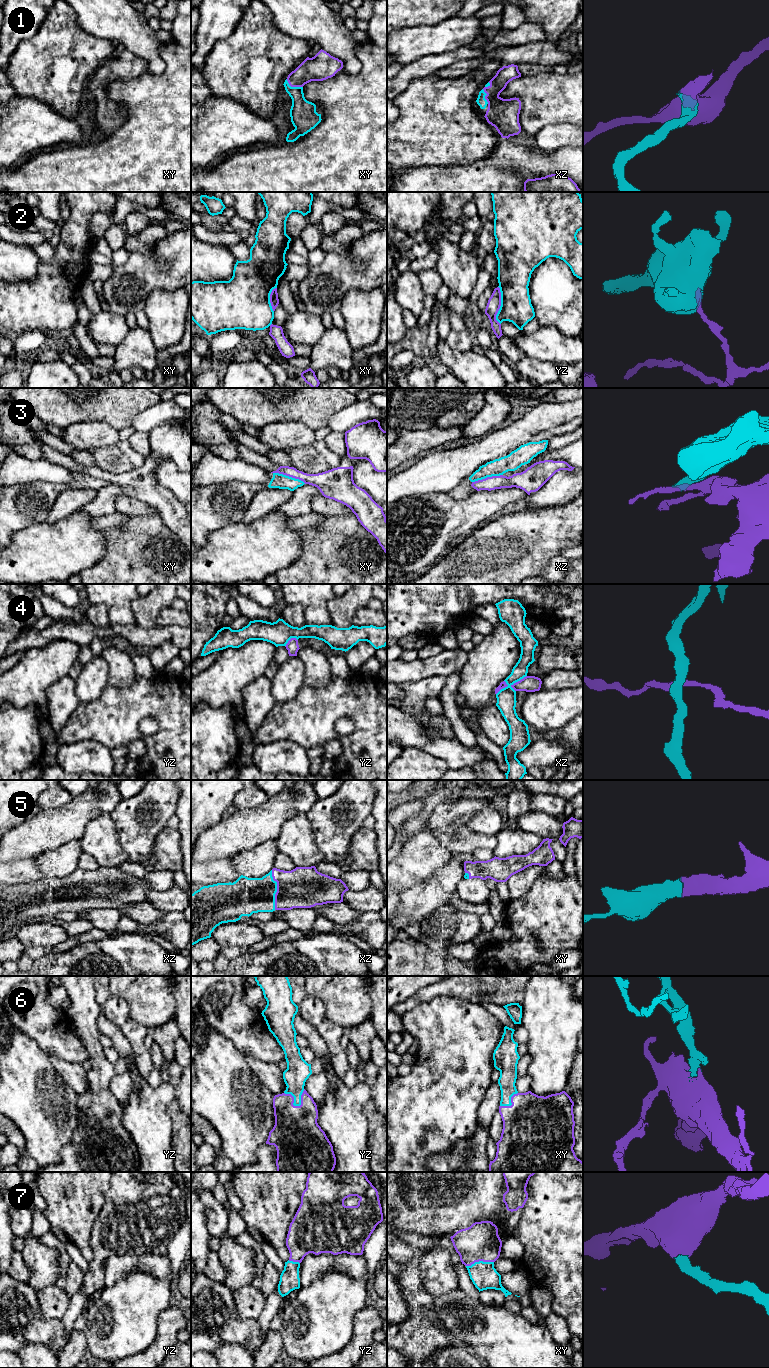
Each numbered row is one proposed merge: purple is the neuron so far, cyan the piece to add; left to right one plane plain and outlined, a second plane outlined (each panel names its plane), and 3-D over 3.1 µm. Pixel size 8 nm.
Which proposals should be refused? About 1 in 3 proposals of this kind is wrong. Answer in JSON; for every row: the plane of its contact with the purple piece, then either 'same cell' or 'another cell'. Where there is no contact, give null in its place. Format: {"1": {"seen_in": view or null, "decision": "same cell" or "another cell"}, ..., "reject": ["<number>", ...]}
{"1": {"seen_in": "xy", "decision": "same cell"}, "2": {"seen_in": "yz", "decision": "another cell"}, "3": {"seen_in": "xy", "decision": "another cell"}, "4": {"seen_in": "xz", "decision": "another cell"}, "5": {"seen_in": "xz", "decision": "same cell"}, "6": {"seen_in": "yz", "decision": "same cell"}, "7": {"seen_in": "xy", "decision": "same cell"}, "reject": ["2", "3", "4"]}

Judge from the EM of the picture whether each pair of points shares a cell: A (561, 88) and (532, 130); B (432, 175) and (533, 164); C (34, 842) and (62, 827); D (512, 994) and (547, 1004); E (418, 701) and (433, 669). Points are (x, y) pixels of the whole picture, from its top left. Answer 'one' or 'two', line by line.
A: one
B: one
C: one
D: two
E: two

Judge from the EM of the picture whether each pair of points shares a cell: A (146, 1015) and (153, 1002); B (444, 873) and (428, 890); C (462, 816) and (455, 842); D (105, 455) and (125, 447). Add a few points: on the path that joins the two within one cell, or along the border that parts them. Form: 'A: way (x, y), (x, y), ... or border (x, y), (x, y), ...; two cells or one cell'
A: way (149, 1012), (152, 1005); one cell
B: way (441, 877), (432, 886); one cell
C: border (465, 824), (457, 827); two cells
D: border (116, 445), (134, 468); two cells

